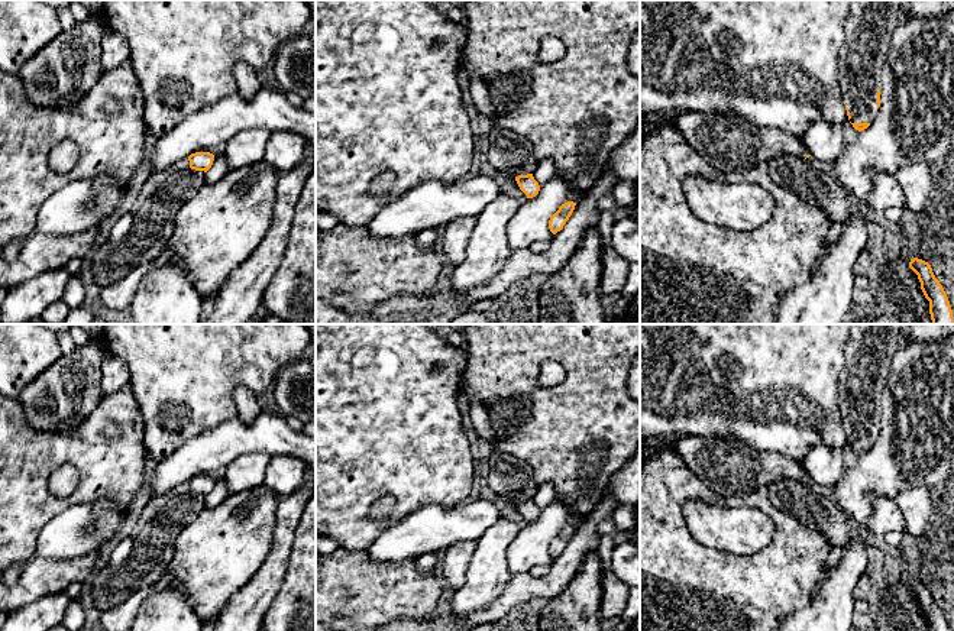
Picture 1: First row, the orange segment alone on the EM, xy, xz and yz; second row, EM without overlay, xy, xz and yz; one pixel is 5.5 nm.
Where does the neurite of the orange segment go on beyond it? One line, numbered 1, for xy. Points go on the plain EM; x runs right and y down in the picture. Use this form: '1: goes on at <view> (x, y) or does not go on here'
1: does not go on here

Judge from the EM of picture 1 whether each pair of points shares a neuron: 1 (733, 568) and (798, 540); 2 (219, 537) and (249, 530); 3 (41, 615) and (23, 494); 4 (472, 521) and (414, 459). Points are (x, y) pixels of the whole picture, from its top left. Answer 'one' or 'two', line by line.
1: one
2: one
3: two
4: two

